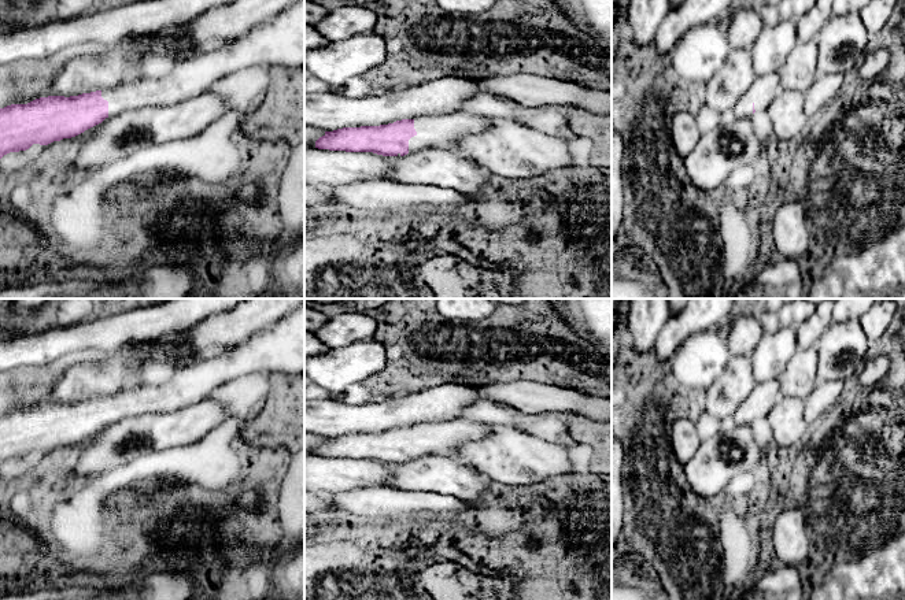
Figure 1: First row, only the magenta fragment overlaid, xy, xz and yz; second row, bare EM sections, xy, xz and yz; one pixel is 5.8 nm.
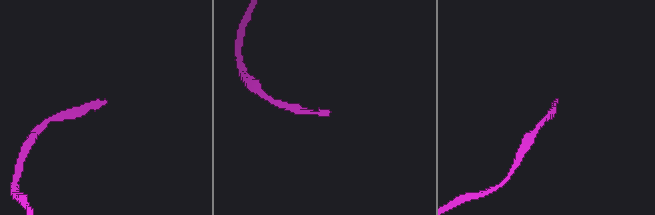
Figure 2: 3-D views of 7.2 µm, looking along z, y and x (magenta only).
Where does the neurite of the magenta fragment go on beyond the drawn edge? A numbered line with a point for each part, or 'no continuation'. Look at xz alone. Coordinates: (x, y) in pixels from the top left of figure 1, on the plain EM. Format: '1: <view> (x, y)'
1: xz (444, 439)

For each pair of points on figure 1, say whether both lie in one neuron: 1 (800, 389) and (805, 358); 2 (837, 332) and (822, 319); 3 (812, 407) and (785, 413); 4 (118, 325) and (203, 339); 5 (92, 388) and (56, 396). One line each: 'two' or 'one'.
1: one
2: two
3: two
4: two
5: one

